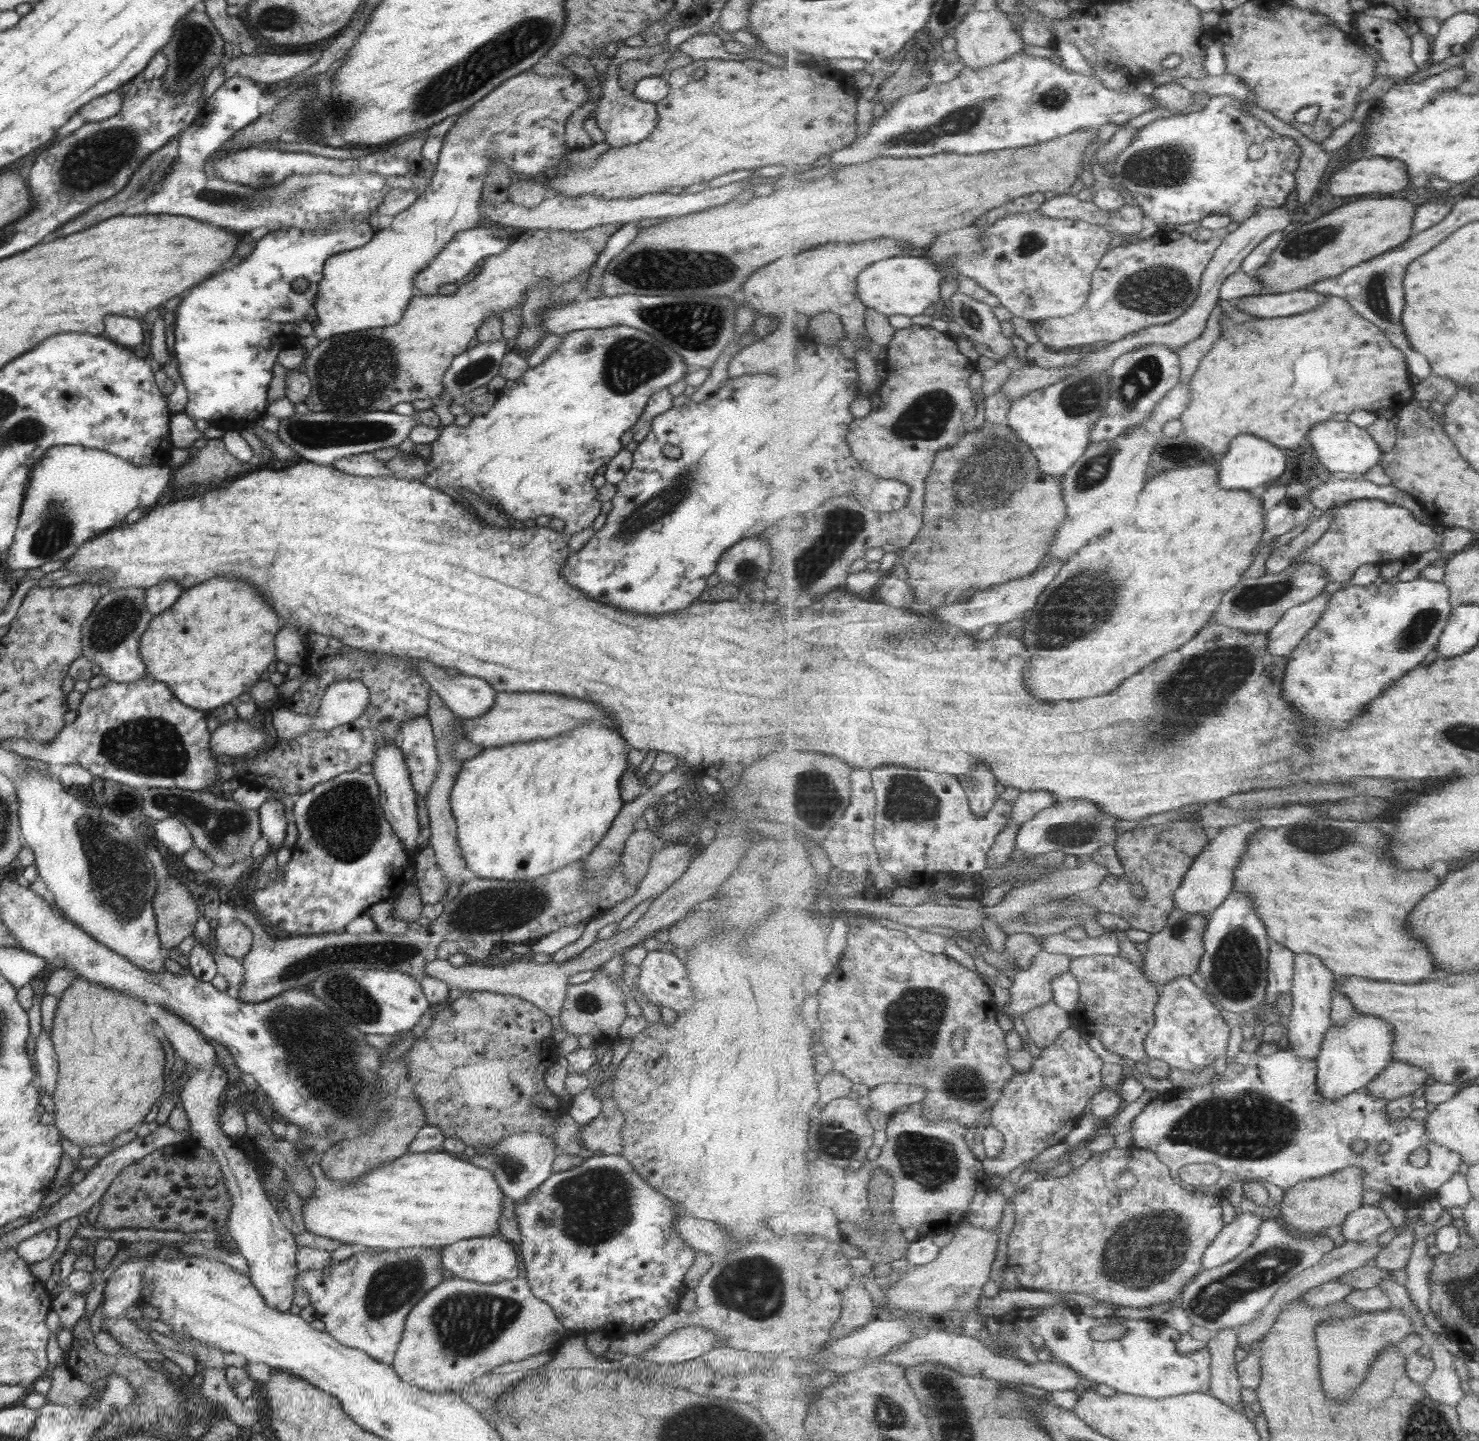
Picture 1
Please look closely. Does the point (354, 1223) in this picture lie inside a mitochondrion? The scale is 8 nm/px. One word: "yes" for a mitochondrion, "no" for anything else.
no

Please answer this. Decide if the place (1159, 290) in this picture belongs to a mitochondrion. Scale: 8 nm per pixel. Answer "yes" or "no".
yes

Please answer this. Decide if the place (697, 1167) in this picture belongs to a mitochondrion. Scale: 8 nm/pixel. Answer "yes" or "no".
yes

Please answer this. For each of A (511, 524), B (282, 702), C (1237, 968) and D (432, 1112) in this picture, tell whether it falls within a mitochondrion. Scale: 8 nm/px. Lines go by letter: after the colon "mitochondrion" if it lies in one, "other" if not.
A: other
B: other
C: mitochondrion
D: other

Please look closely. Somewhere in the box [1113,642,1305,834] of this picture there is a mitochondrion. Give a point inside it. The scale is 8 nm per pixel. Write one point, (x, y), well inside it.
(1205, 679)

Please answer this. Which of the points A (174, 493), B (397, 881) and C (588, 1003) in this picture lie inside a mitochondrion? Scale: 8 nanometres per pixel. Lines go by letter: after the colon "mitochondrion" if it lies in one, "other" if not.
A: other
B: other
C: mitochondrion

